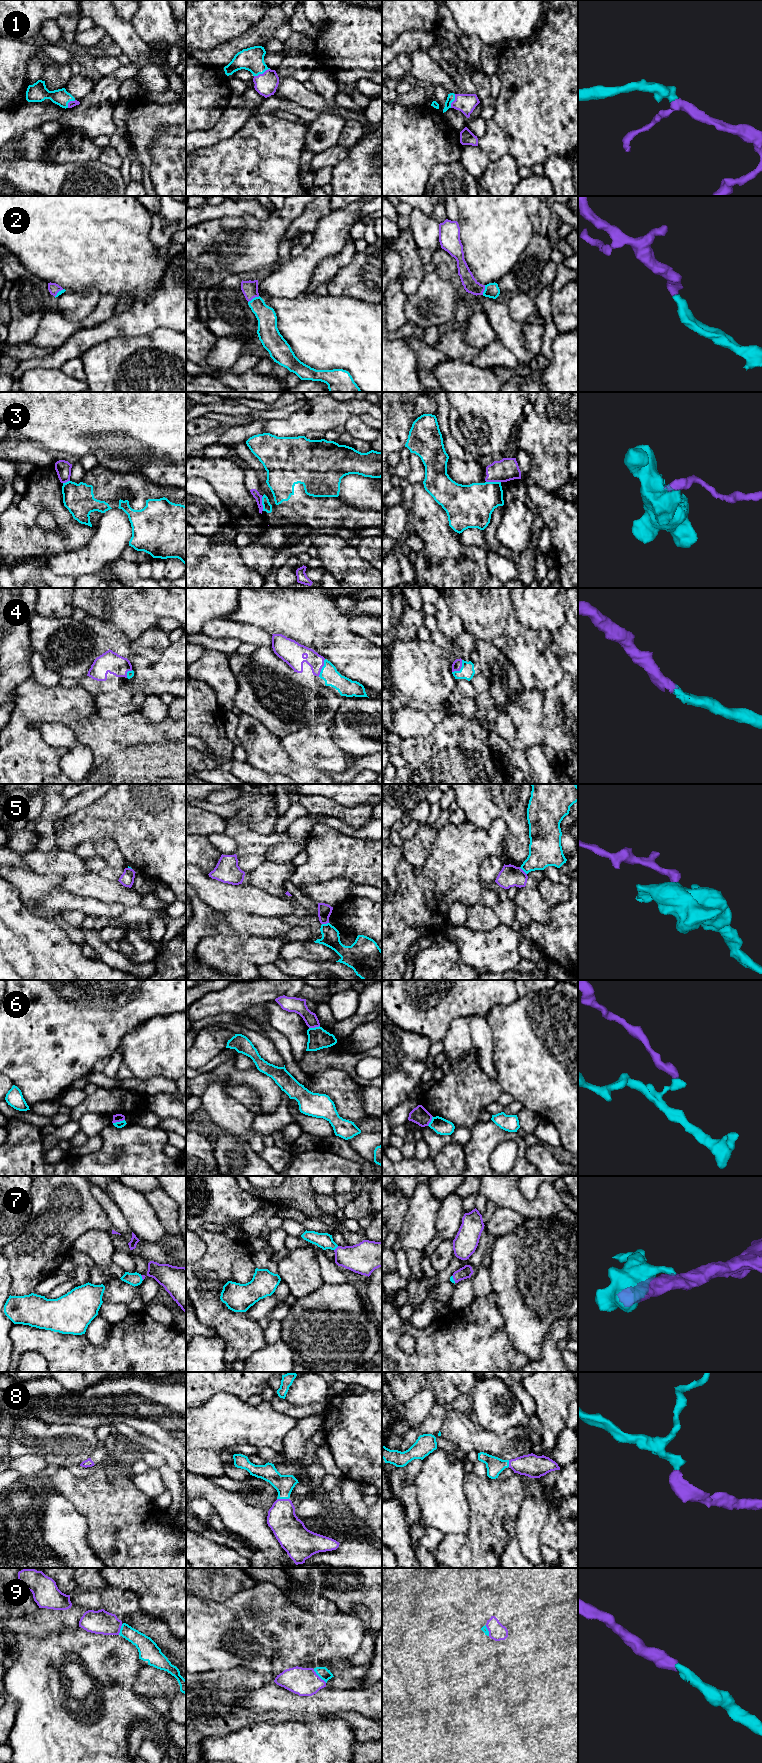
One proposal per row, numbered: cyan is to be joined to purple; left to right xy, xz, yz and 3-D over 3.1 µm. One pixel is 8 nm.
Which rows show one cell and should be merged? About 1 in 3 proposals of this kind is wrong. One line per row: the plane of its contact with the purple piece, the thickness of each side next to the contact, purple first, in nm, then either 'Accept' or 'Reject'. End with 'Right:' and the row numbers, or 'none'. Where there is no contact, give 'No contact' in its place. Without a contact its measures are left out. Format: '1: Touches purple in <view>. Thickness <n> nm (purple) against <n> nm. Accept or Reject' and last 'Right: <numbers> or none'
1: Touches purple in xz. Thickness 180 nm (purple) against 190 nm. Accept
2: Touches purple in xz. Thickness 130 nm (purple) against 160 nm. Accept
3: Touches purple in xz. Thickness 60 nm (purple) against 70 nm. Reject
4: Touches purple in yz. Thickness 80 nm (purple) against 120 nm. Accept
5: Touches purple in yz. Thickness 170 nm (purple) against 260 nm. Reject
6: Touches purple in xy. Thickness 60 nm (purple) against 50 nm. Reject
7: Touches purple in xz. Thickness 260 nm (purple) against 130 nm. Accept
8: Touches purple in xz. Thickness 240 nm (purple) against 160 nm. Accept
9: Touches purple in xz. Thickness 220 nm (purple) against 90 nm. Accept
Right: 1, 2, 4, 7, 8, 9

